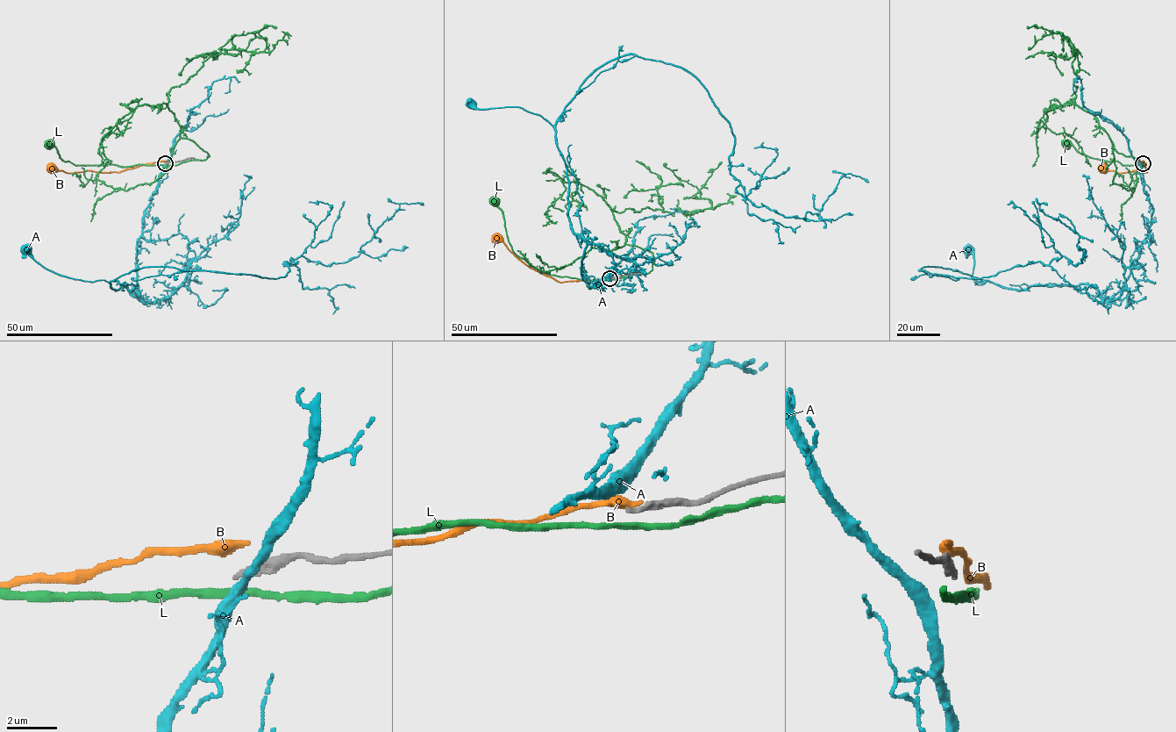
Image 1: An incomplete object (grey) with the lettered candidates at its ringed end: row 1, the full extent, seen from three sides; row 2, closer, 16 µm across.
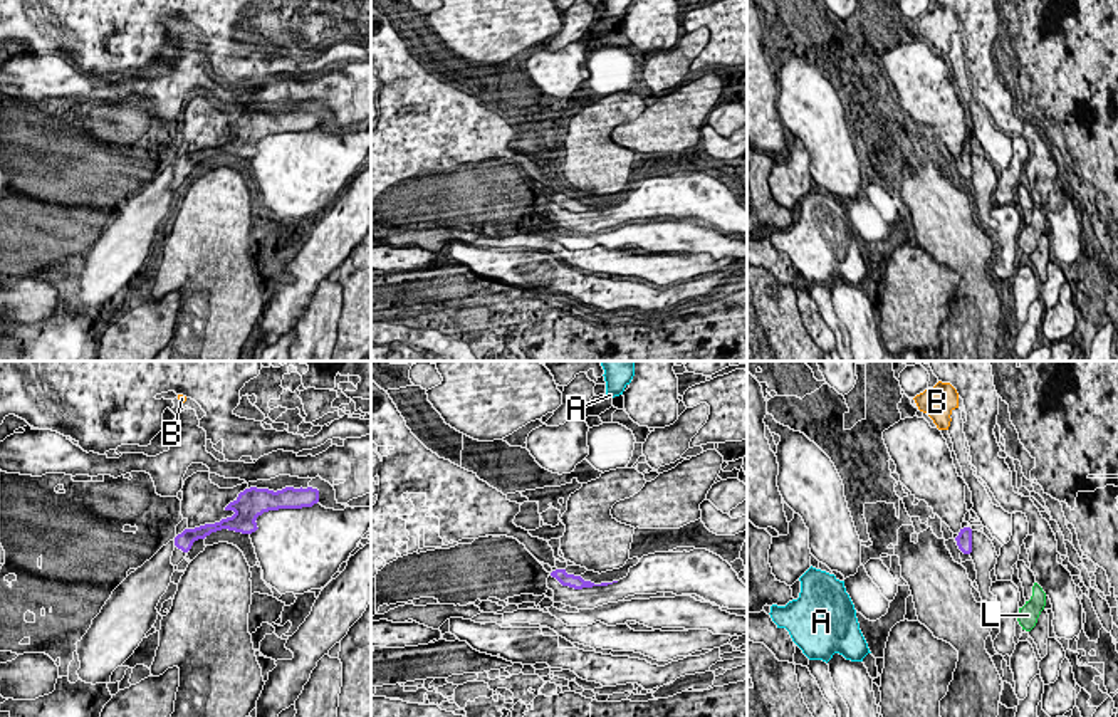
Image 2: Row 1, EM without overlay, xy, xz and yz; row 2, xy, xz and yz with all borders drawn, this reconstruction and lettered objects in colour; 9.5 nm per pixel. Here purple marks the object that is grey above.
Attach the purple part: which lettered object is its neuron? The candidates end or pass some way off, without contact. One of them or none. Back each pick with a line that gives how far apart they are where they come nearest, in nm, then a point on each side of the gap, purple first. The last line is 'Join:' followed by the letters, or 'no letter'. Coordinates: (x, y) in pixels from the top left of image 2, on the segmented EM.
Join: no letter

